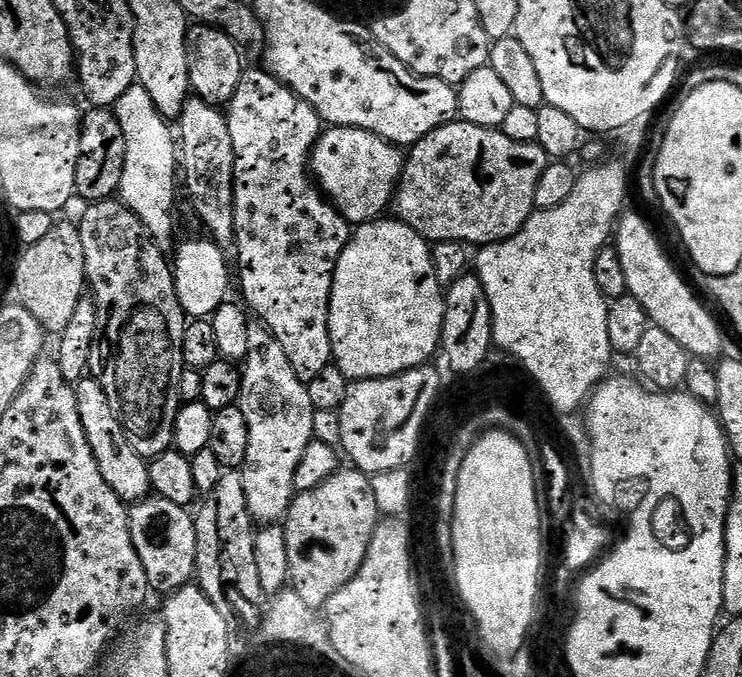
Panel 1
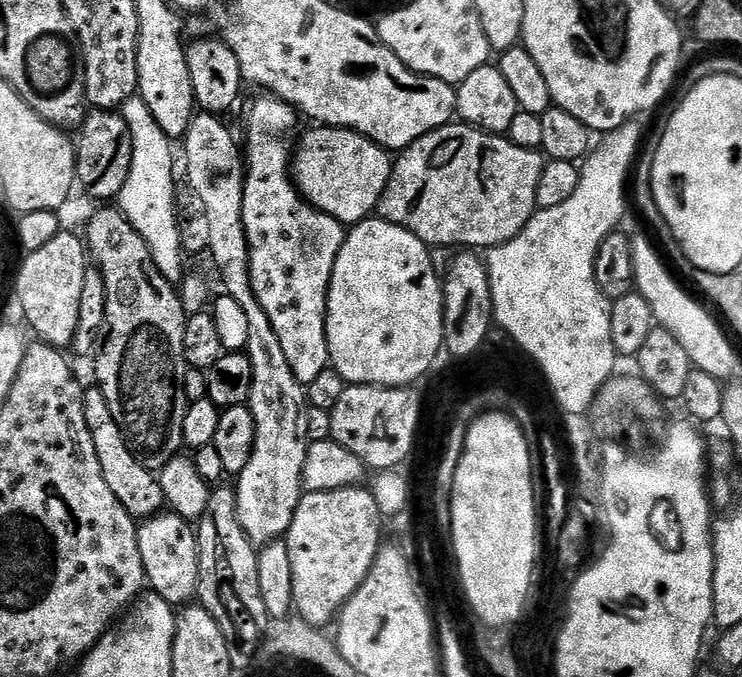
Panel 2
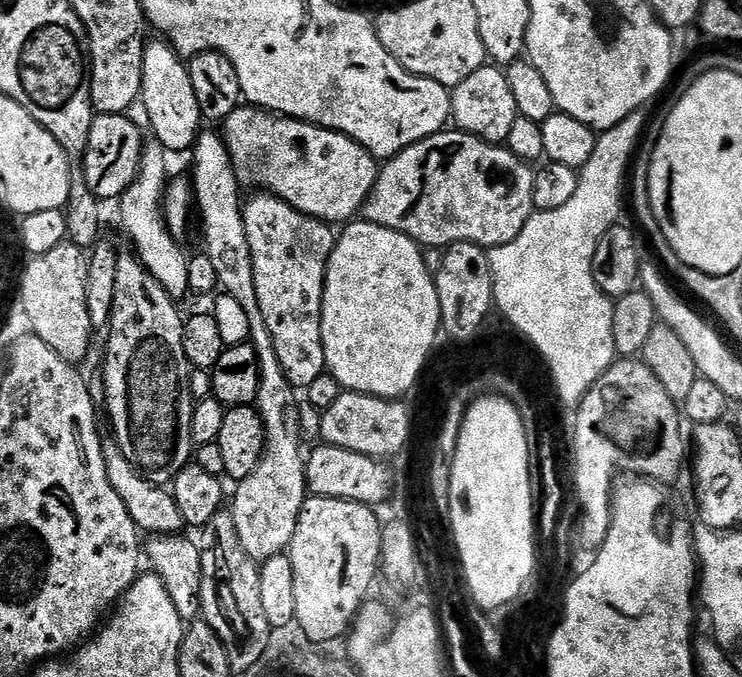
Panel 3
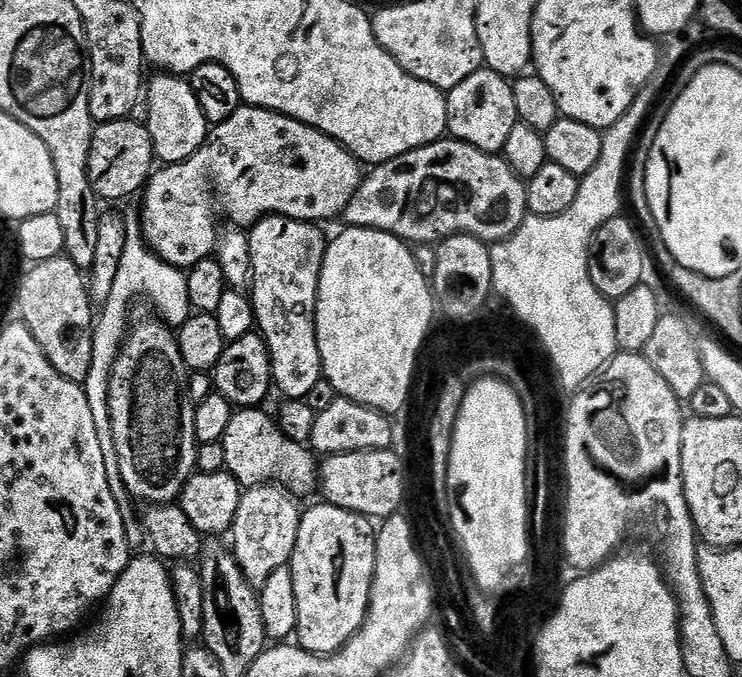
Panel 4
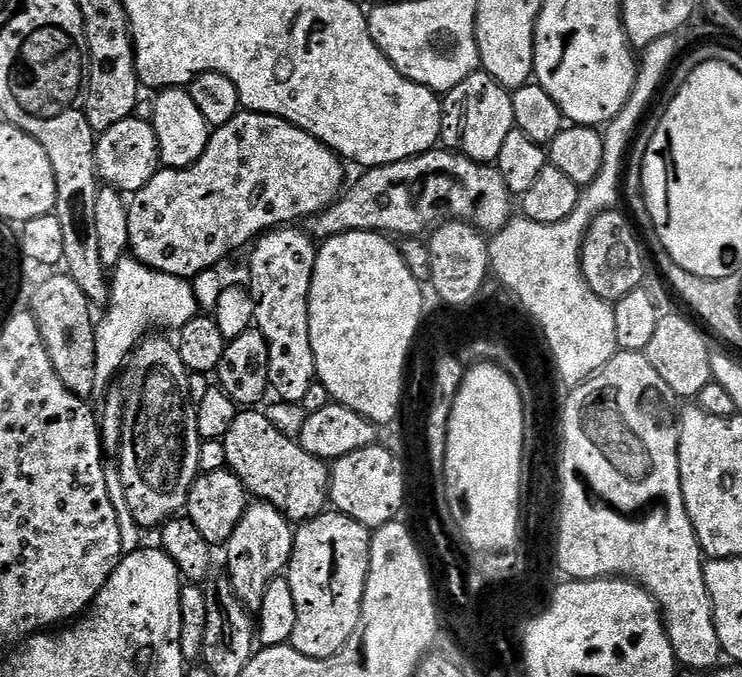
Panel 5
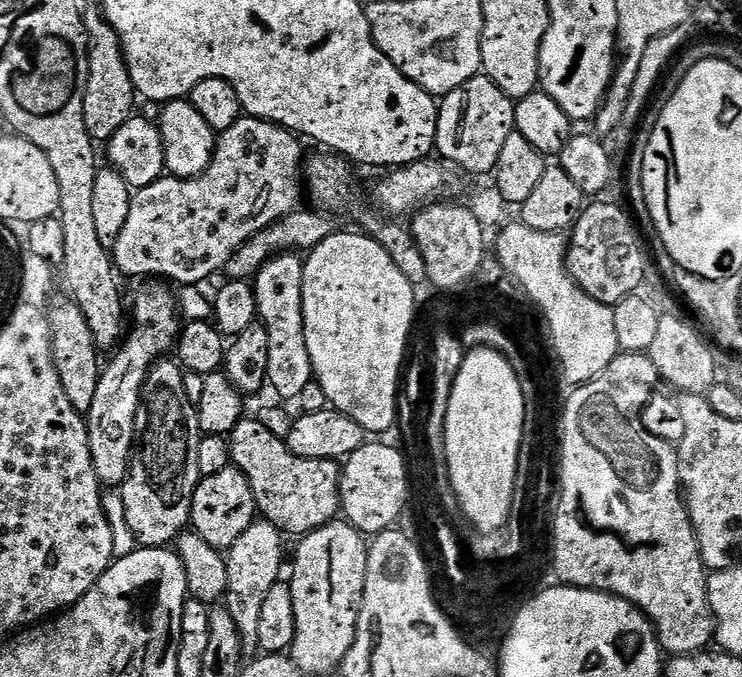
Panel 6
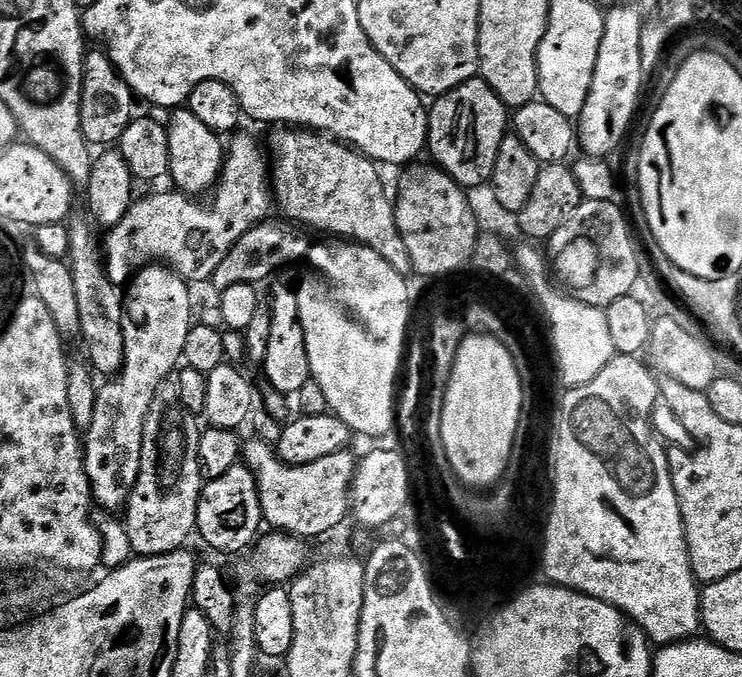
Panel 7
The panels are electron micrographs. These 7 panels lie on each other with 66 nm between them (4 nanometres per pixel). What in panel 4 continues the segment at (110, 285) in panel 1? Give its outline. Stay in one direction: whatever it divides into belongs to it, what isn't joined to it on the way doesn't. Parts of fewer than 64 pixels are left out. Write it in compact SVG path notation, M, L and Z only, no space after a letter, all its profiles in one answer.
M159 318L133 323L124 338L124 345L112 367L110 378L110 418L114 430L114 446L118 454L116 472L132 496L145 500L145 505L170 504L180 499L180 491L197 471L196 435L194 434L194 414L196 409L188 397L188 377L190 370L182 362L178 350L176 332Z

